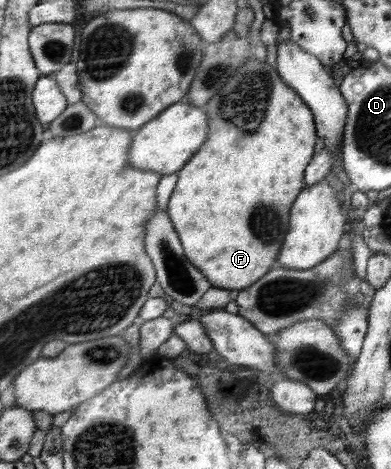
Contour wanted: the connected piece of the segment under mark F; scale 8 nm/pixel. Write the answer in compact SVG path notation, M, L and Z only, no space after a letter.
M250 57L241 68L230 77L230 81L222 88L218 95L210 99L203 108L208 116L208 137L204 144L192 155L192 158L177 172L178 181L173 190L169 202L169 213L174 221L174 230L180 236L181 245L186 258L195 268L202 271L207 282L216 288L226 288L237 293L240 289L246 289L254 285L260 278L265 277L268 272L275 267L278 253L281 252L282 245L285 244L285 236L289 232L289 216L293 208L296 196L302 190L302 178L304 178L304 168L309 166L310 156L314 152L316 144L316 132L314 130L313 111L304 99L282 80L278 74L276 64L270 66L264 61L258 61Z

